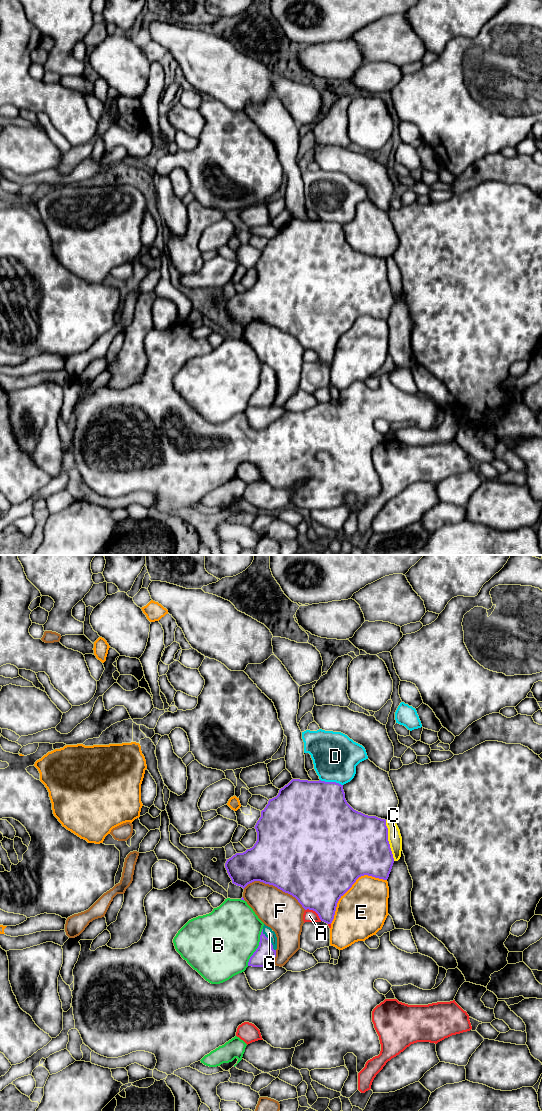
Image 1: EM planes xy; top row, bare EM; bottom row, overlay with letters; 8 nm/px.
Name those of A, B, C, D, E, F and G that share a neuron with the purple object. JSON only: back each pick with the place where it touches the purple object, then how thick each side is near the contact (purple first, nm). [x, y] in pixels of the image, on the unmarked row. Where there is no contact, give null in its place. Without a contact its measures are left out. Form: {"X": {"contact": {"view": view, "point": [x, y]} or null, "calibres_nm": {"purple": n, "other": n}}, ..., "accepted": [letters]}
{"G": {"contact": {"view": "xy", "point": [270, 379]}, "calibres_nm": {"purple": 170, "other": 70}}, "accepted": ["G"]}

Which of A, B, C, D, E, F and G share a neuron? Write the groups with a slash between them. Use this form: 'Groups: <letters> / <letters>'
Groups: A / B / C / D / E / F / G

